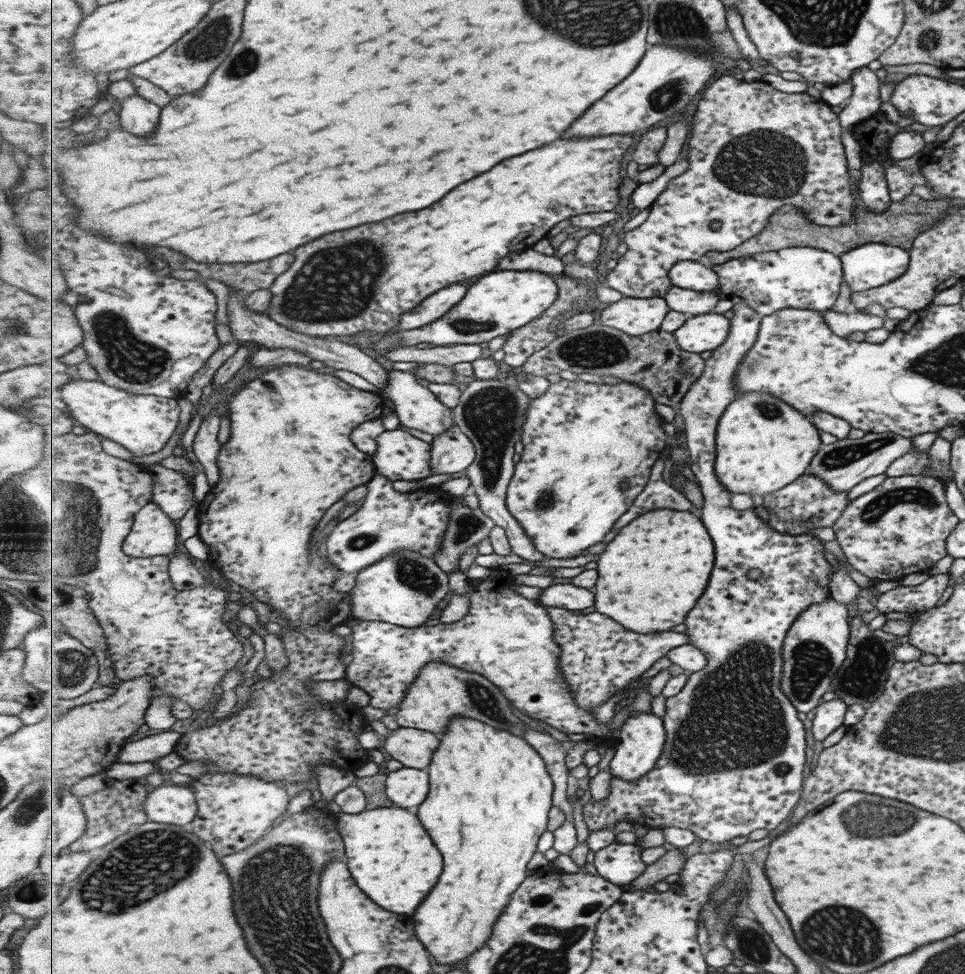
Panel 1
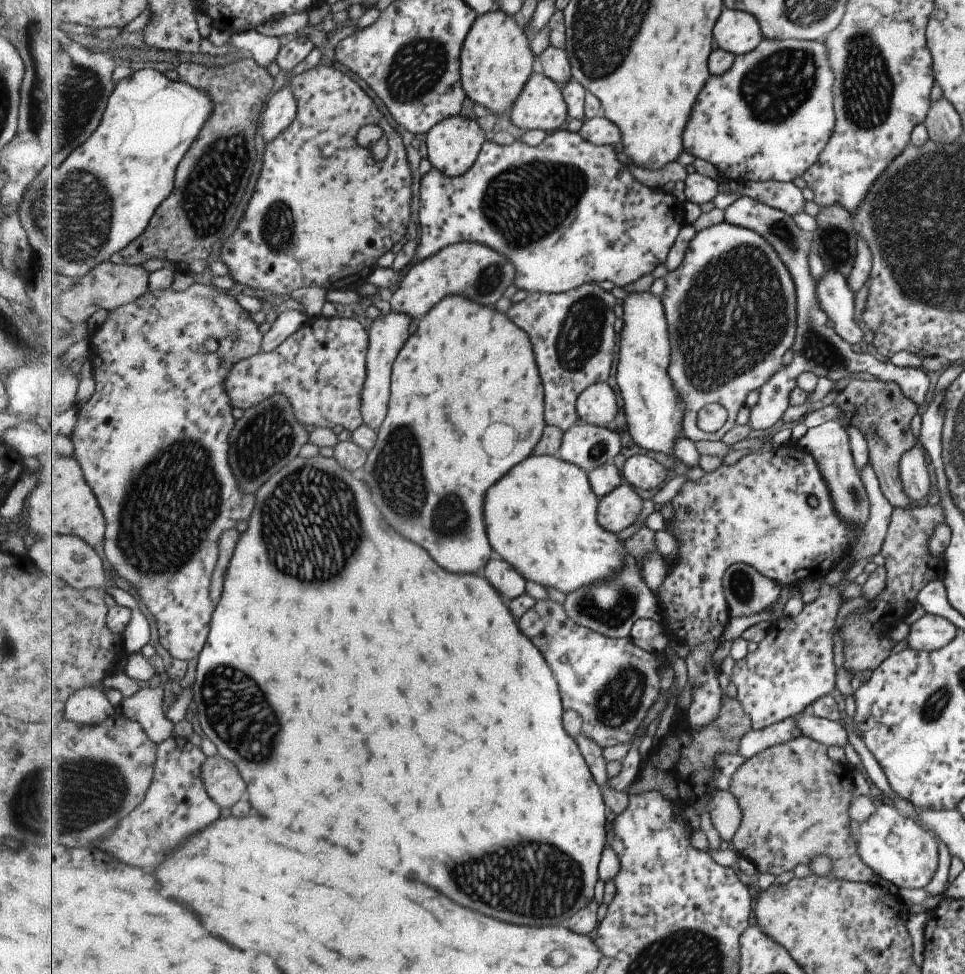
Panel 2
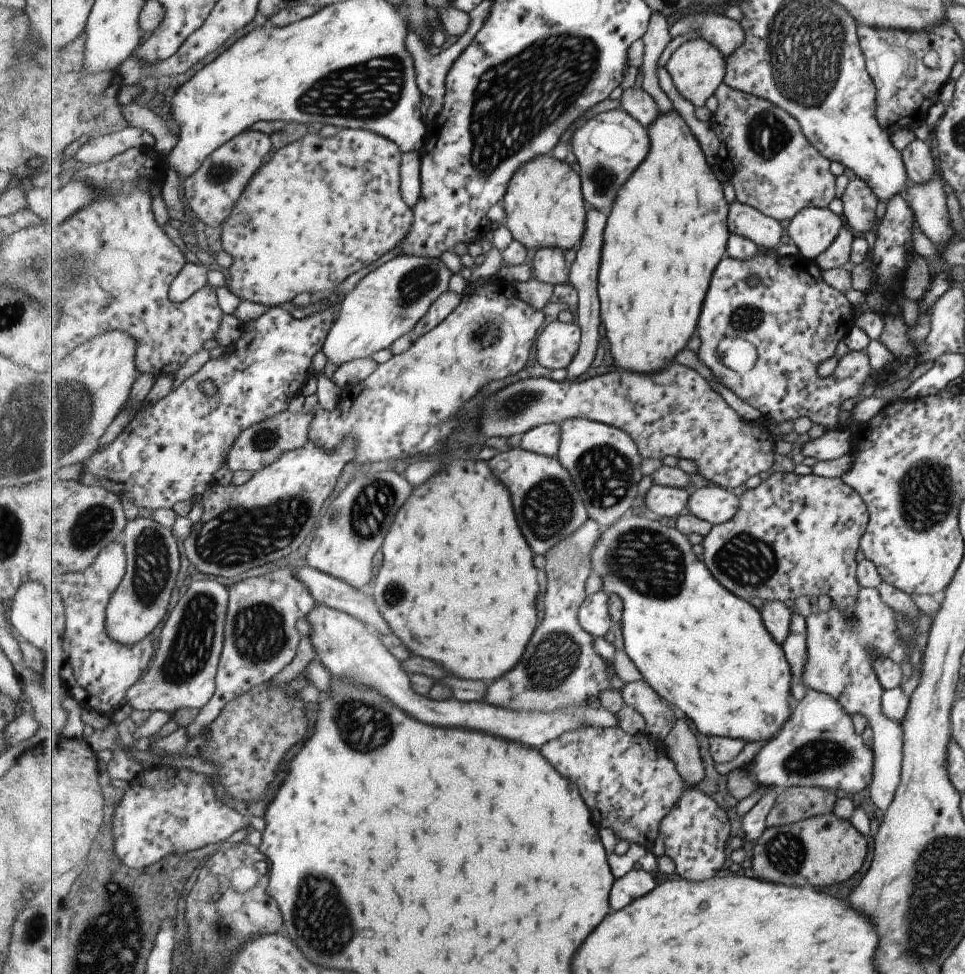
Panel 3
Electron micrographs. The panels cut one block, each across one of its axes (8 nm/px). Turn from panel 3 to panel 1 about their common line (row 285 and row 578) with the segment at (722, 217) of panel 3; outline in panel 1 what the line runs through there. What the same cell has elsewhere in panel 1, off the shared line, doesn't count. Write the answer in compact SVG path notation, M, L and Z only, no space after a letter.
M653 510L641 516L637 522L625 526L619 538L615 538L609 546L606 544L606 548L607 550L604 549L601 553L597 566L599 578L593 588L596 596L594 608L638 634L657 635L670 632L679 624L685 624L689 612L697 606L699 598L707 590L716 564L713 537L702 518L697 518L688 510Z

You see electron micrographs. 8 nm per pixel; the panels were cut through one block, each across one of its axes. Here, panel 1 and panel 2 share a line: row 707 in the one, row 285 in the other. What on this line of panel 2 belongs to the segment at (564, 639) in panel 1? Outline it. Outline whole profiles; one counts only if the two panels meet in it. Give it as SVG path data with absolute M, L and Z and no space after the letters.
M583 284L564 293L533 292L525 299L515 303L509 310L509 318L521 326L531 342L537 356L537 364L541 370L541 378L545 386L545 418L548 426L557 426L561 430L569 430L579 422L577 402L580 394L597 382L607 382L613 372L615 348L617 348L617 332L615 332L615 306L617 298L610 291L605 291L597 284Z

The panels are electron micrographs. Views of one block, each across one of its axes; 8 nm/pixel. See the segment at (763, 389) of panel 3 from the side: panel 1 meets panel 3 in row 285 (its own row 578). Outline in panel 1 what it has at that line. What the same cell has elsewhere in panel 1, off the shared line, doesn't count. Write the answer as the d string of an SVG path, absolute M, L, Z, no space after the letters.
M745 301L734 304L732 307L735 310L735 317L732 318L732 330L729 333L729 338L719 349L715 349L711 356L706 360L707 366L703 375L697 379L696 383L691 385L688 395L682 400L679 406L679 413L684 418L684 432L686 436L685 448L690 458L690 467L694 476L698 479L699 486L705 495L705 506L702 510L702 520L705 526L708 528L709 534L713 537L713 542L716 548L716 564L713 568L711 579L709 580L709 586L705 596L701 598L701 604L697 608L693 608L693 614L689 614L686 619L686 631L684 634L688 634L690 637L690 644L701 648L709 664L705 666L703 670L692 673L689 678L689 683L685 686L685 689L666 700L666 715L664 716L664 725L668 732L668 740L665 744L666 748L664 754L661 756L657 766L653 768L653 771L649 774L639 778L637 782L625 782L619 778L611 778L611 796L607 800L601 800L601 802L594 801L587 802L583 808L583 816L585 824L587 824L588 830L597 829L610 829L615 832L615 823L619 821L636 822L649 828L664 829L667 827L681 827L691 829L695 834L707 841L716 842L723 847L727 846L730 840L737 838L737 836L749 836L751 832L755 830L775 830L779 824L783 824L792 812L795 811L796 806L800 803L801 797L804 794L804 781L805 778L805 764L807 764L807 740L805 740L805 726L803 722L799 720L799 711L796 705L792 703L792 700L787 698L787 694L781 690L781 674L783 674L783 667L785 664L783 656L784 640L789 634L789 630L792 628L793 622L798 620L798 617L803 614L803 611L807 610L807 607L811 604L821 603L823 600L829 598L831 590L829 589L829 575L831 575L831 568L829 564L825 562L823 554L823 544L819 544L819 539L815 540L813 534L805 535L787 535L773 529L769 523L763 520L753 508L745 510L736 510L731 506L731 496L733 492L727 492L719 478L717 478L717 472L715 470L715 460L717 458L717 446L715 446L717 436L717 428L719 428L719 422L721 416L728 410L728 406L738 398L739 390L737 390L737 384L735 383L735 373L739 369L739 363L745 360L745 355L748 354L749 349L755 345L760 334L760 326L763 320L763 315L757 312L757 309L749 307L749 304Z

